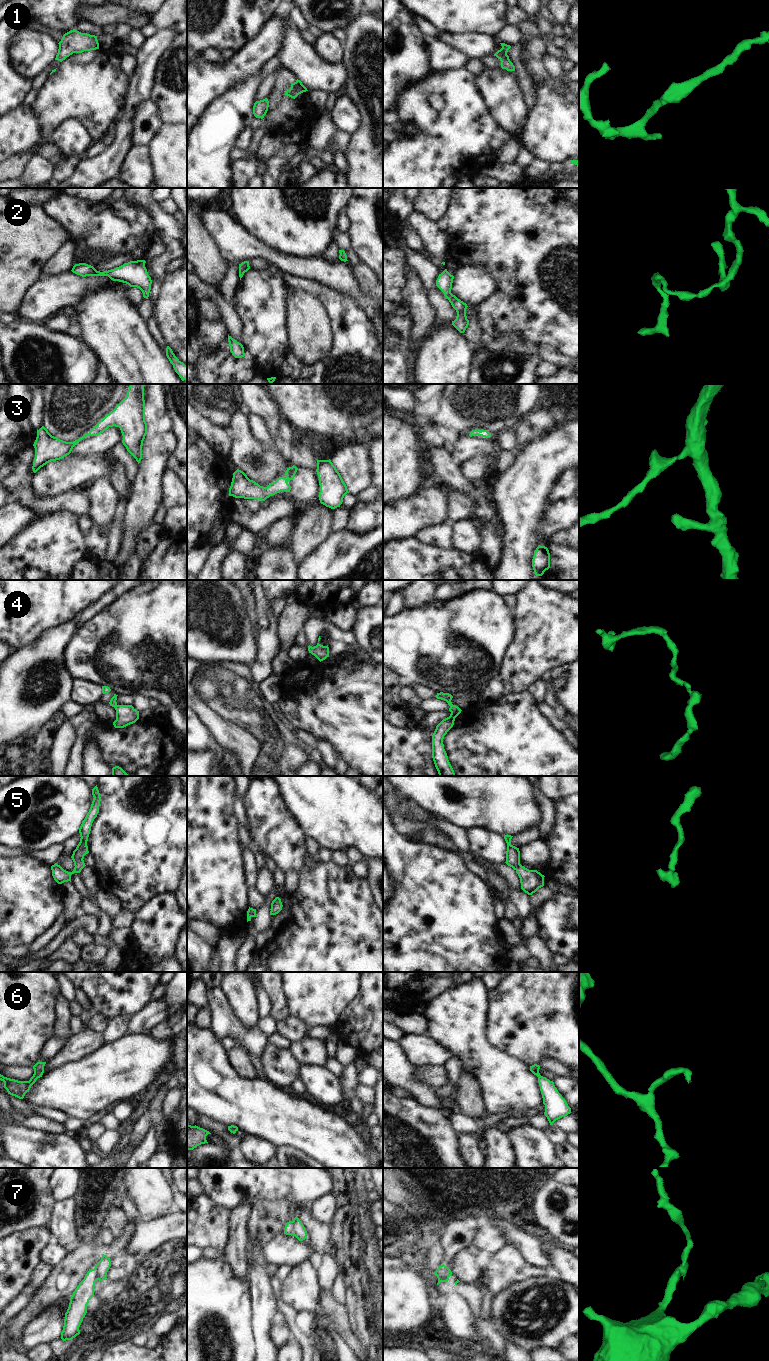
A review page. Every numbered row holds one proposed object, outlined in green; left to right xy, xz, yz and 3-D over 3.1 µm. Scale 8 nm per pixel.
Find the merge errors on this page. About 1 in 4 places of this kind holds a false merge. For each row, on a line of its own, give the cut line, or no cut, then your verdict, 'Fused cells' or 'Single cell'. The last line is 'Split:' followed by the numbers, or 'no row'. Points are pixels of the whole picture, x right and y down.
1: No split. Single cell
2: No split. Single cell
3: No split. Single cell
4: No split. Single cell
5: No split. Single cell
6: No split. Single cell
7: Split along xz (292, 1221), (290, 1234). Fused cells
Split: 7.

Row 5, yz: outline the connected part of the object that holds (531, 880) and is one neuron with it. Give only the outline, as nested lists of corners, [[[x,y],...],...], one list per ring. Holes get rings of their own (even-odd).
[[[505,835],[504,839],[507,843],[506,864],[512,867],[520,878],[521,889],[528,895],[532,895],[539,888],[544,886],[544,875],[537,870],[529,870],[520,864],[519,848],[511,844],[513,836]]]

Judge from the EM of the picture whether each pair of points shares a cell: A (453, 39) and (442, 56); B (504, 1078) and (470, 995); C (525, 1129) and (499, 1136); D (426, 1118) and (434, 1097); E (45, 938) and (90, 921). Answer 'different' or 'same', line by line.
A: different
B: same
C: different
D: different
E: different

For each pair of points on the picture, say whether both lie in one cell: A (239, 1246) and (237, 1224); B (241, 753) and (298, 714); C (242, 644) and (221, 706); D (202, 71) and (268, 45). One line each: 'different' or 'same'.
A: same
B: different
C: different
D: same

